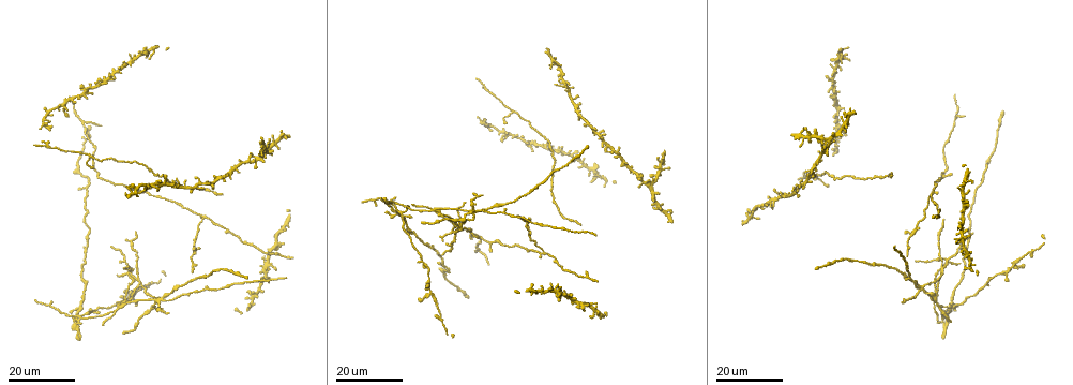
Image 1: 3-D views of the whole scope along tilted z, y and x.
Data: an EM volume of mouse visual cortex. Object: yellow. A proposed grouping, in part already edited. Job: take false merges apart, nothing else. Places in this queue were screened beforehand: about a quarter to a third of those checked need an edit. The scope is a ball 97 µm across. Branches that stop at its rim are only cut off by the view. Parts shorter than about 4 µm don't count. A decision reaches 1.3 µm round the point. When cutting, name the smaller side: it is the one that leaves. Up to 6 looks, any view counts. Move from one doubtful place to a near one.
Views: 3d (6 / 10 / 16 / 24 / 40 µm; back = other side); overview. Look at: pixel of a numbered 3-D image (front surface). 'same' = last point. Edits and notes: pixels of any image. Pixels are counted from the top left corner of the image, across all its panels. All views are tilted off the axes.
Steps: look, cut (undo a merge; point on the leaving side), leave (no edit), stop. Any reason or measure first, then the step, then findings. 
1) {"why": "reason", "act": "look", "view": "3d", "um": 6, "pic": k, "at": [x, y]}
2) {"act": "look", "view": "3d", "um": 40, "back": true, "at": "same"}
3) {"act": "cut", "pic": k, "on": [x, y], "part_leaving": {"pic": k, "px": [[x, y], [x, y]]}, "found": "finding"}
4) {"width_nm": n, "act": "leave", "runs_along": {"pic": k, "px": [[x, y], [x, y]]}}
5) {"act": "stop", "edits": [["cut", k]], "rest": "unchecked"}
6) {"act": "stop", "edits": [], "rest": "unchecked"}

{"why": "two arms in line, one across", "act": "look", "view": "3d", "um": 16, "pic": 1, "at": [88, 154]}

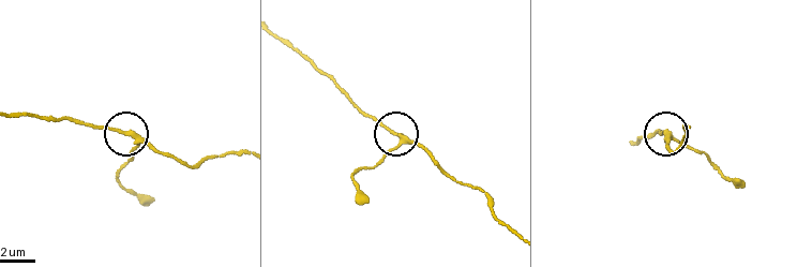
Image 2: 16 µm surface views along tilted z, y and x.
{"why": "zoom in", "act": "look", "view": "3d", "um": 6, "pic": 2, "at": [139, 139]}

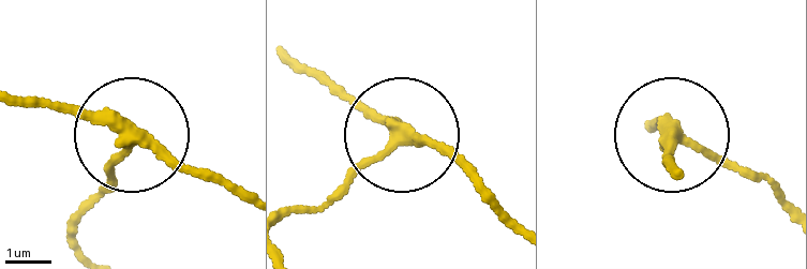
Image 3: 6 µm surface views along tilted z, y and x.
{"arms": 3, "act": "leave", "runs_along": {"pic": 3, "px": [[240, 193], [126, 140], [95, 198]]}, "found": "continuous, no second neuron"}

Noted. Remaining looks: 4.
{"why": "arms part here", "act": "look", "view": "3d", "um": 16, "pic": 1, "at": [204, 216]}

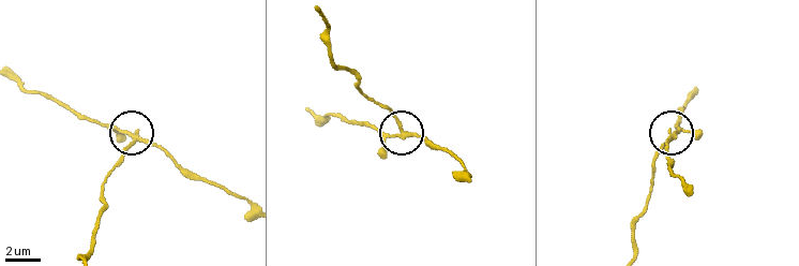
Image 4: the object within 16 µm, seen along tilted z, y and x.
{"act": "look", "view": "3d", "um": 6, "pic": 4, "at": [674, 133]}

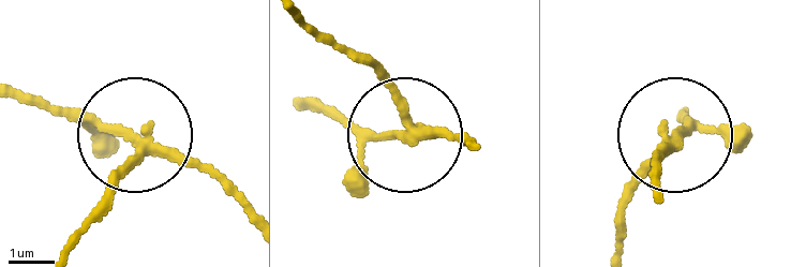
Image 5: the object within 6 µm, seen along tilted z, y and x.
{"act": "cut", "pic": 5, "on": [116, 188], "part_leaving": {"pic": 5, "px": [[140, 149], [71, 250]]}, "found": "a second neuron is stuck on"}

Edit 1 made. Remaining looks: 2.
{"act": "stop", "edits": [["cut", 5]], "rest": "unchecked"}

